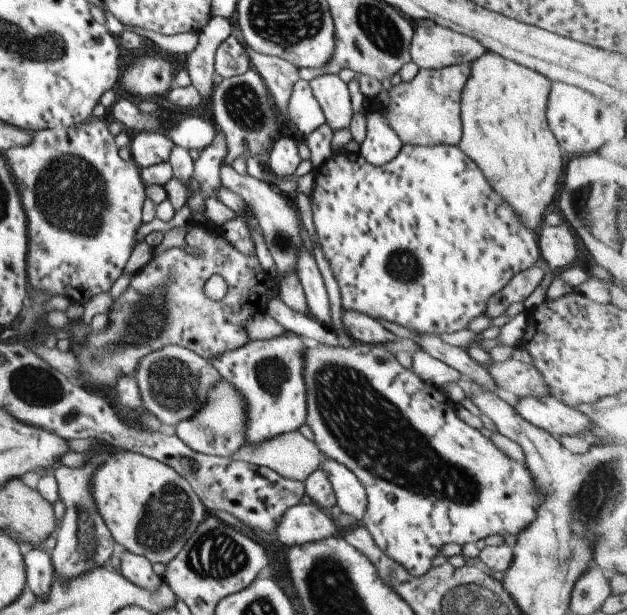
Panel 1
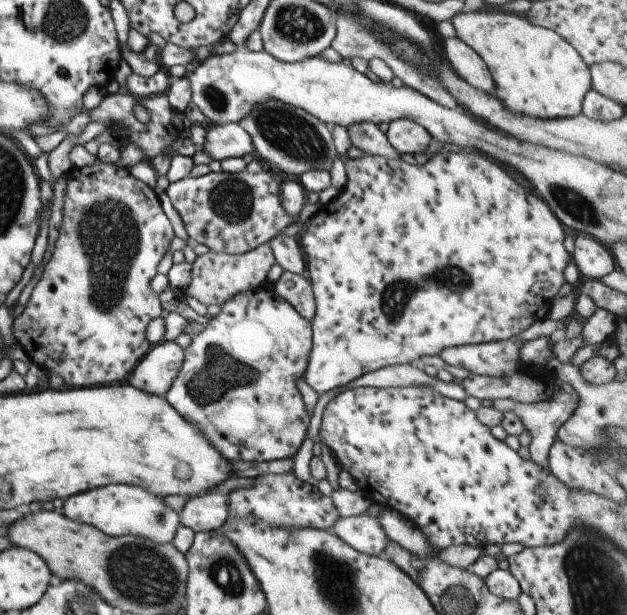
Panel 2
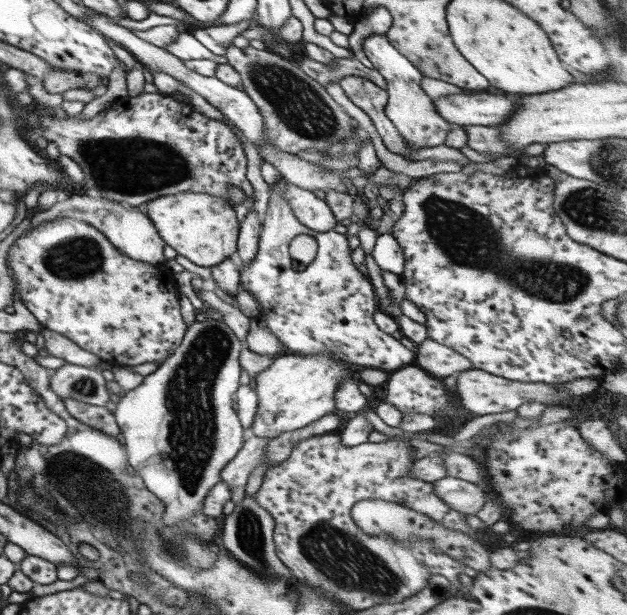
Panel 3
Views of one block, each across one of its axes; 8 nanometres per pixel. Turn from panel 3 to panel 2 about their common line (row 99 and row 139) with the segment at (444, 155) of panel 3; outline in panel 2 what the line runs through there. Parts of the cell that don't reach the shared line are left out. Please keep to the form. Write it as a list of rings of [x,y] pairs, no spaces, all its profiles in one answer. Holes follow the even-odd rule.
[[[360,122],[346,128],[355,154],[378,155],[392,160],[401,160],[402,153],[398,152],[377,124]]]

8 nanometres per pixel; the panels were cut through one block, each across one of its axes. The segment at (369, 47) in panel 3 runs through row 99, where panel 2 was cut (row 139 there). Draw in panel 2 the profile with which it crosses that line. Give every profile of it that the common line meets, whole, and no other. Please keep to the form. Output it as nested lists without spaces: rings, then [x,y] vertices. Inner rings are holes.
[[[408,118],[390,122],[386,136],[390,144],[404,154],[426,152],[432,140],[431,134],[423,126]]]

